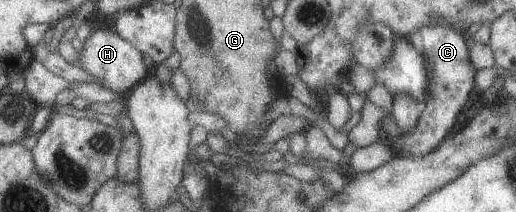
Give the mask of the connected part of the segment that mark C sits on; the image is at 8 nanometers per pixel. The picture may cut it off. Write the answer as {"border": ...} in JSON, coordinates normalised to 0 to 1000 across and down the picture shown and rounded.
{"border":[[[859,85],[847,113],[831,113],[808,142],[808,198],[812,189],[820,217],[820,255],[828,264],[828,302],[831,302],[835,453],[831,453],[831,481],[818,505],[820,528],[808,613],[797,632],[779,632],[773,651],[760,651],[760,660],[771,722],[822,741],[859,679],[874,604],[886,585],[886,557],[909,472],[909,439],[928,420],[924,410],[924,321],[913,302],[907,184],[899,151],[878,132]]]}

